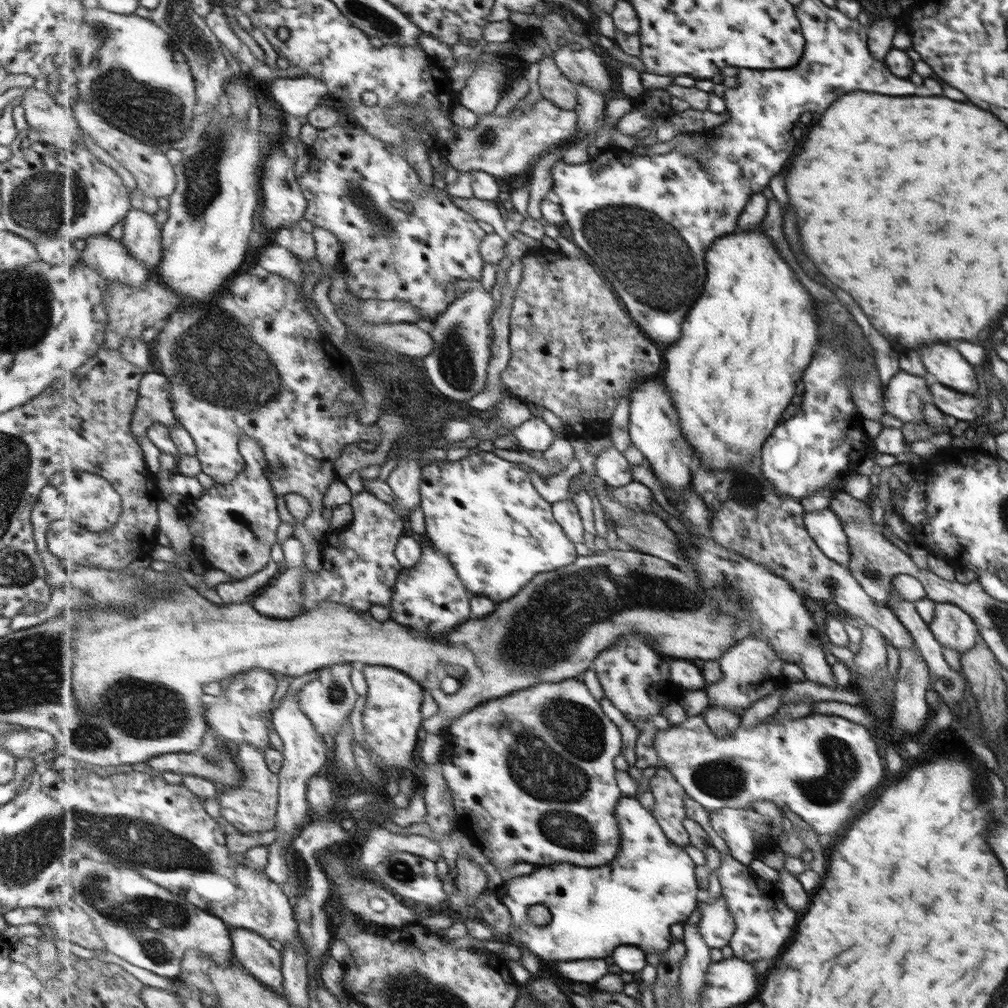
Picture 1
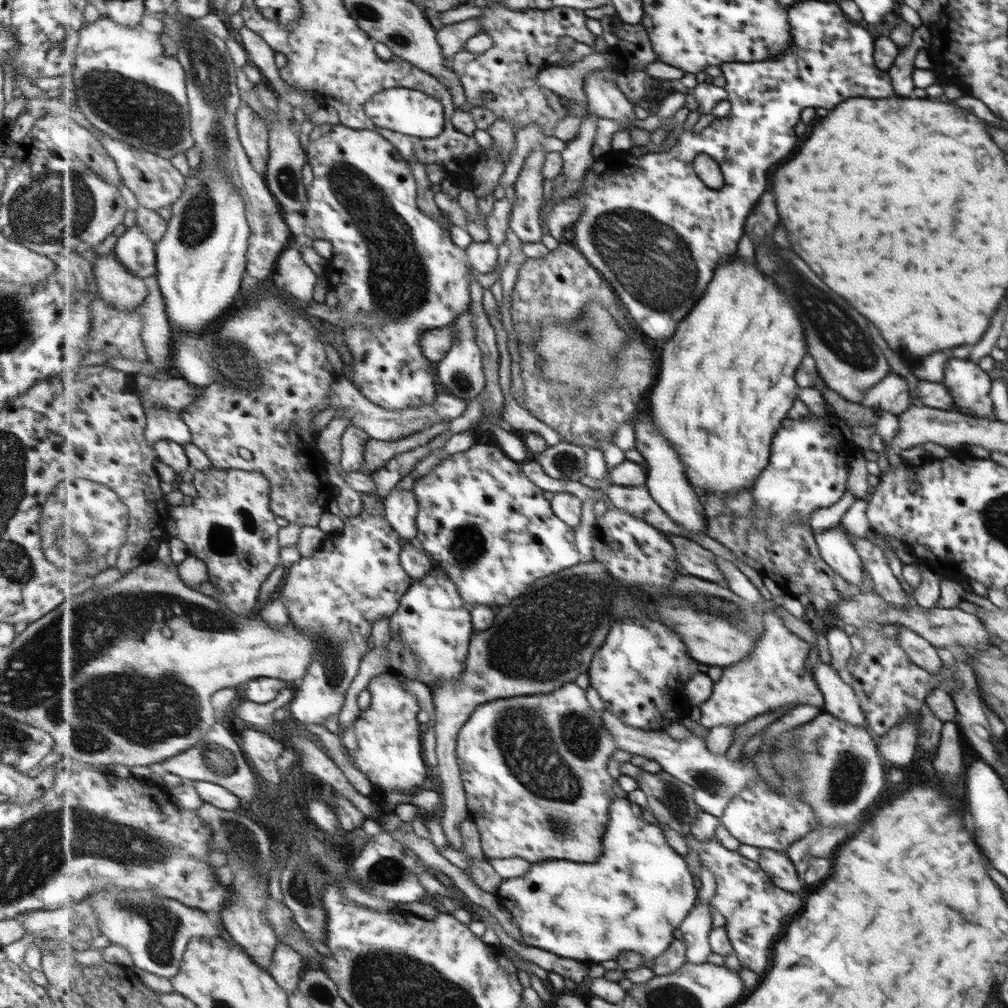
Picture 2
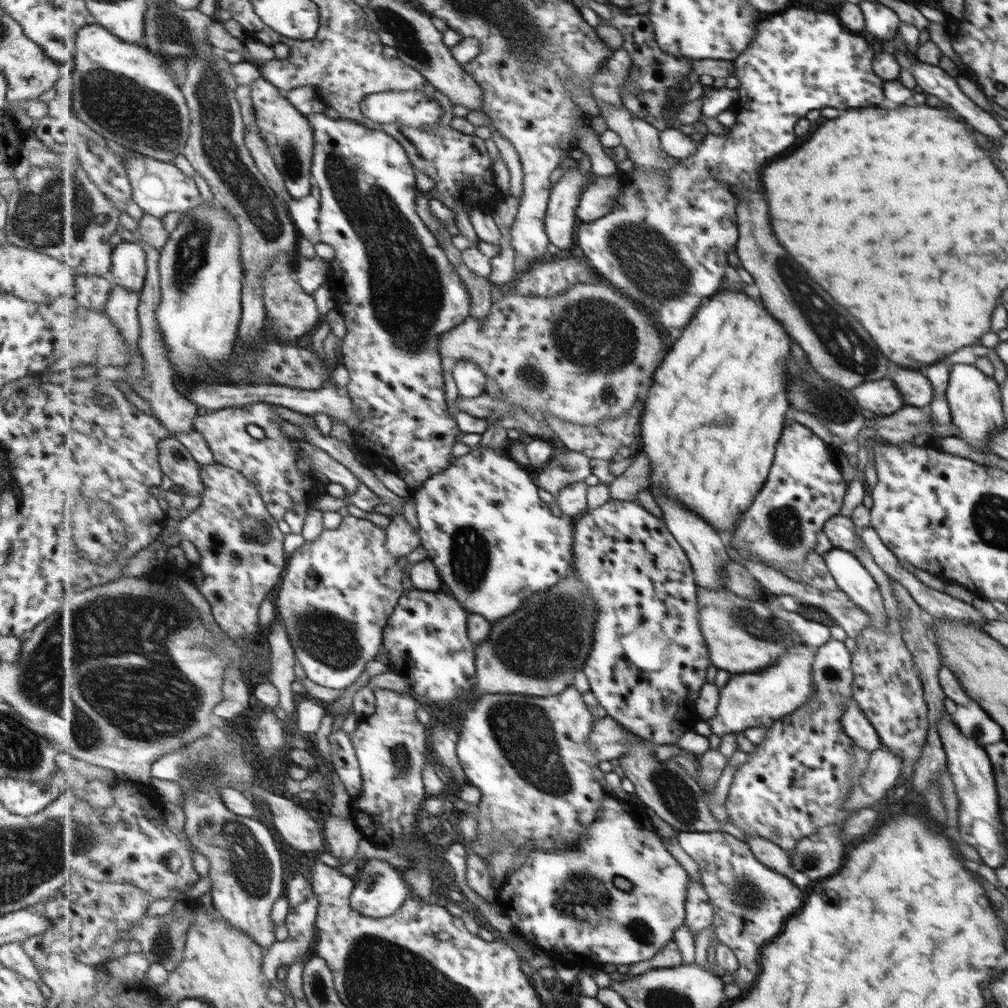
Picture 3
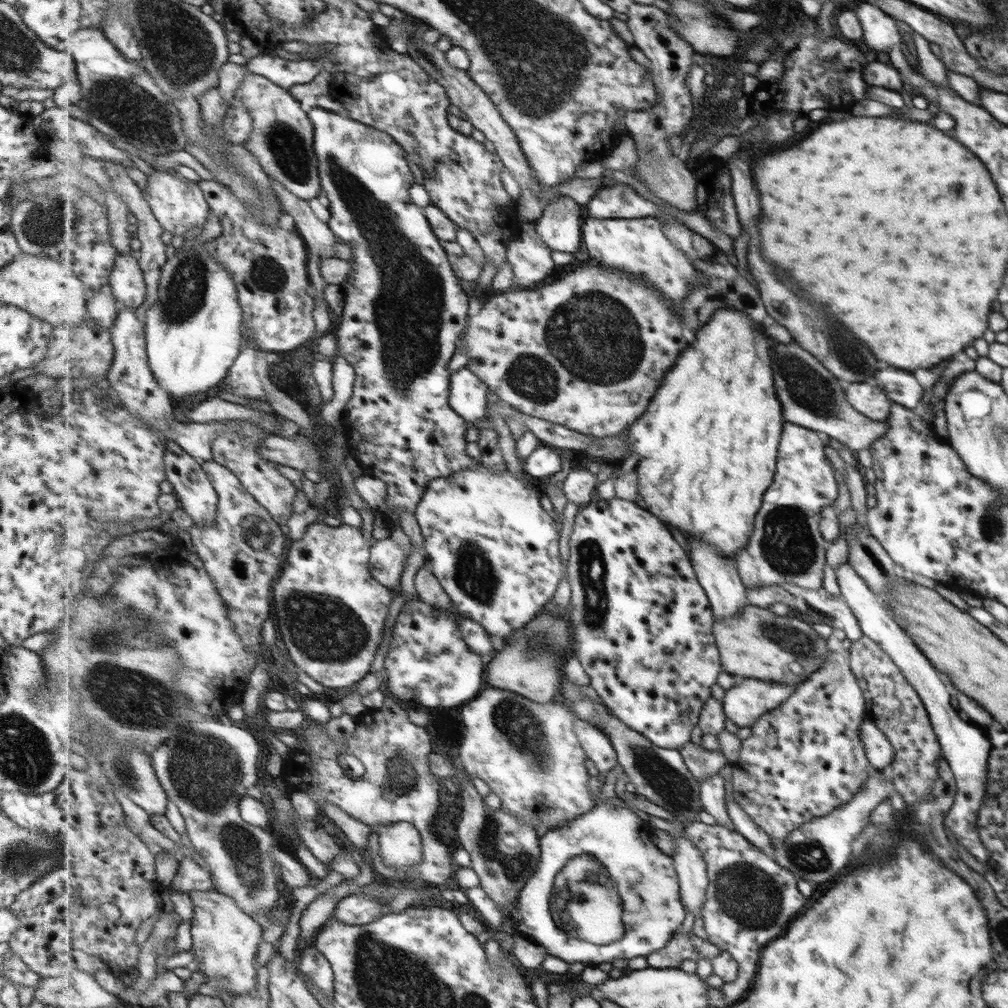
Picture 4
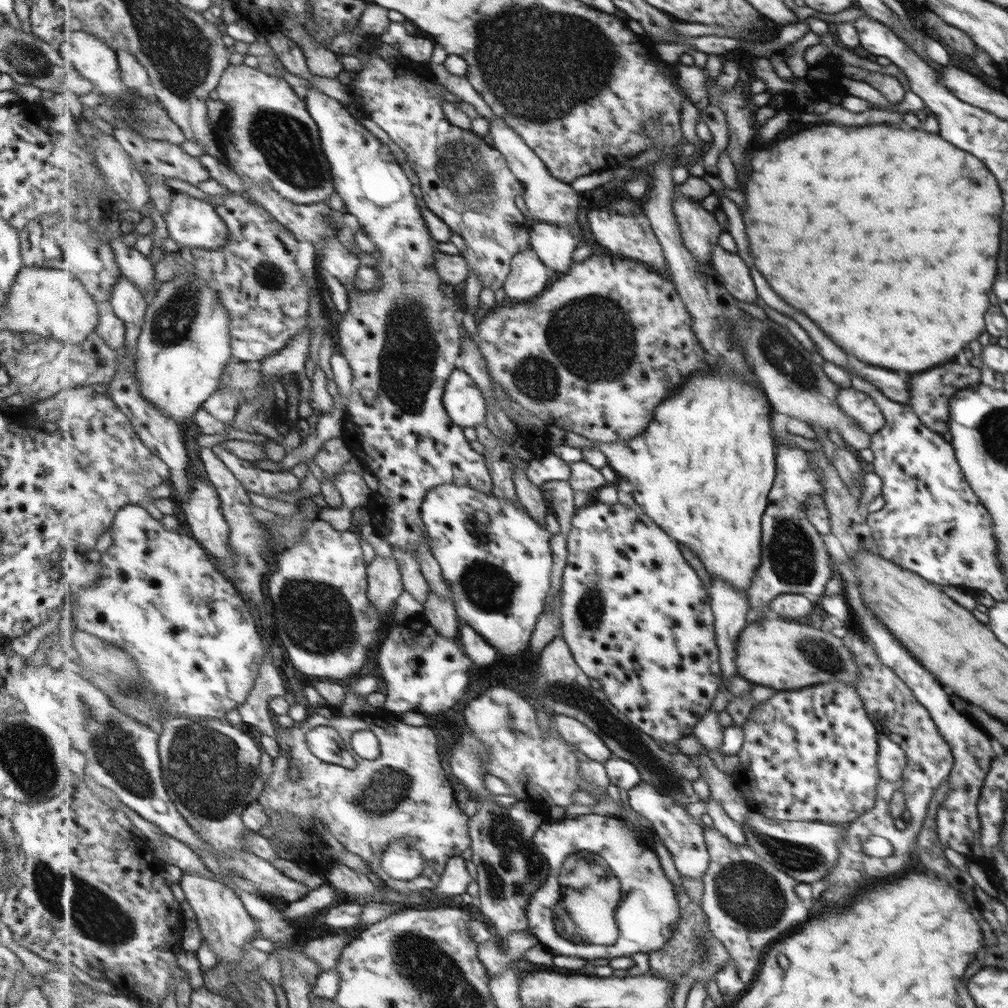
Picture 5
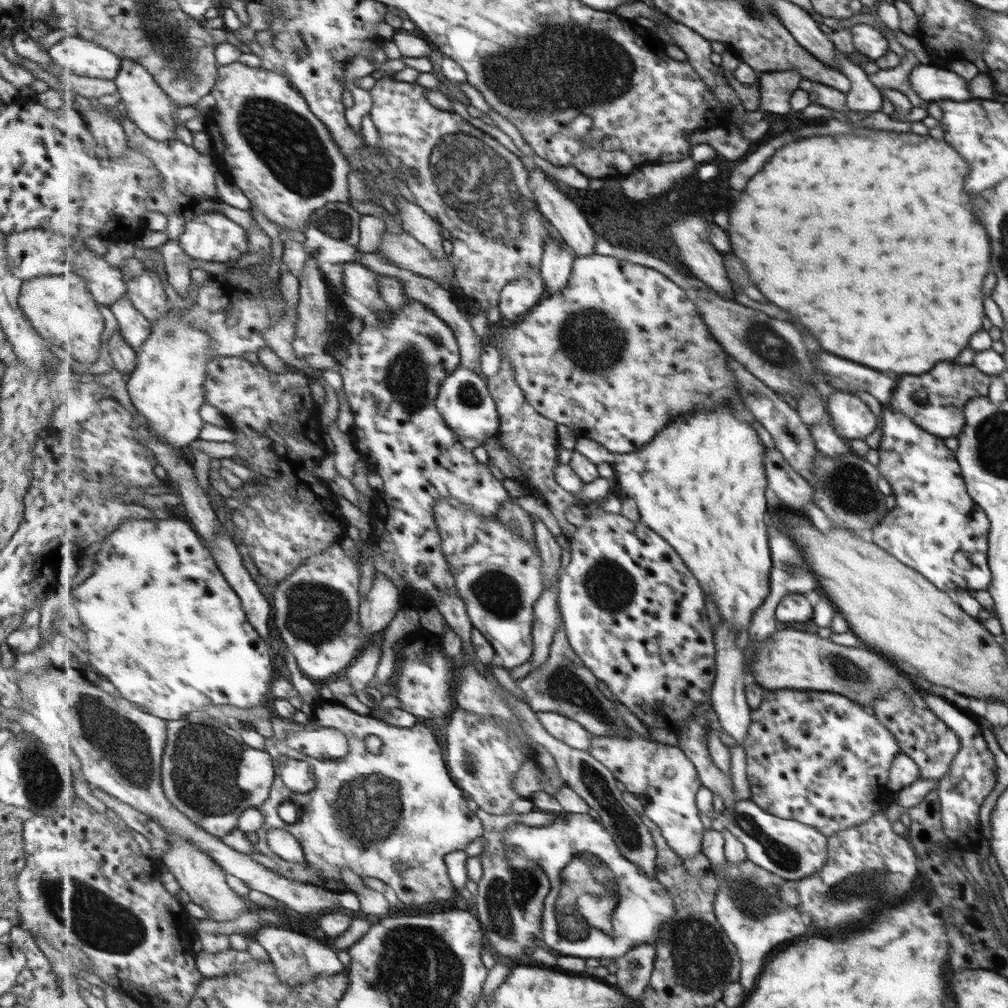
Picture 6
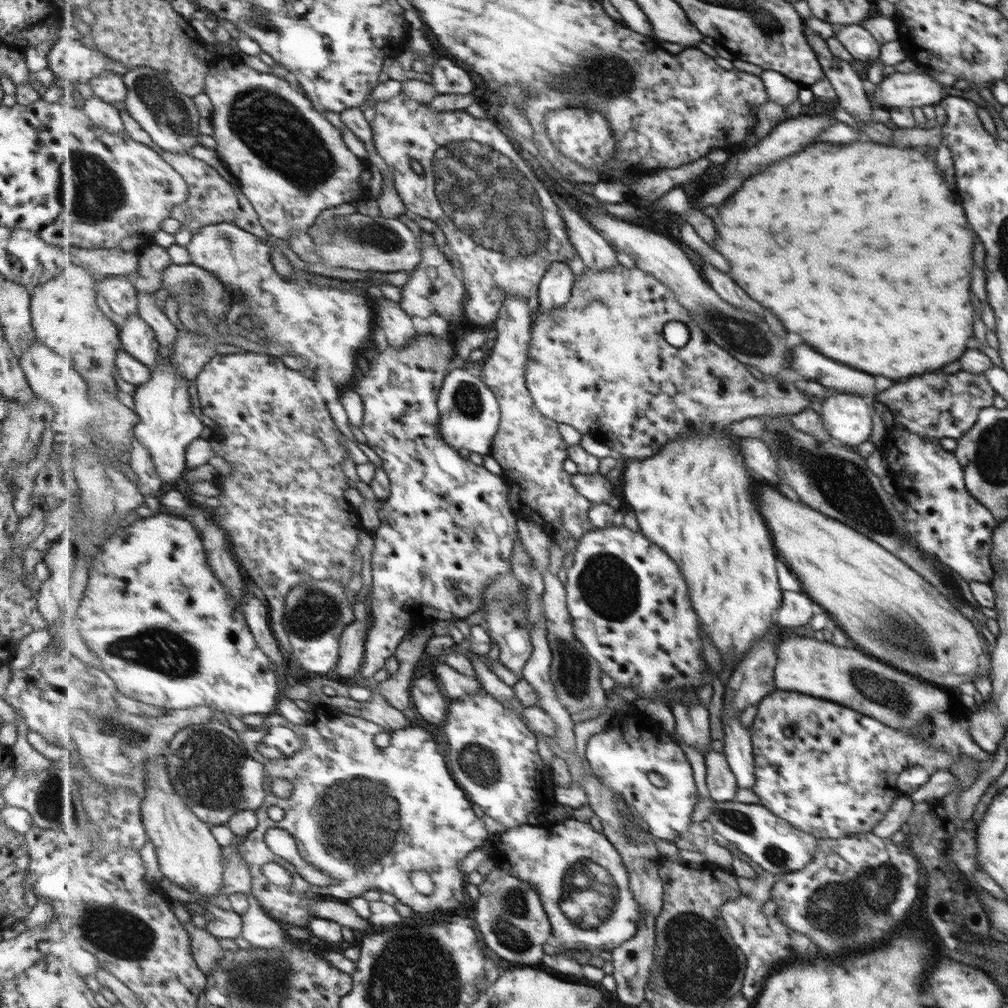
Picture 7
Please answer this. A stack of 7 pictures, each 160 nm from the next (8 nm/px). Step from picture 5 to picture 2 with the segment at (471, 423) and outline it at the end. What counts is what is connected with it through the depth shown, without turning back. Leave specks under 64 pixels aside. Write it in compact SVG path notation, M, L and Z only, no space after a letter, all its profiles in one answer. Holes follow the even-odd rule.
M464 312L452 325L456 328L456 341L454 347L447 353L443 360L436 363L436 373L440 384L449 390L450 395L459 396L463 400L471 400L481 396L486 388L485 372L483 372L483 352L475 340L475 327L473 314Z

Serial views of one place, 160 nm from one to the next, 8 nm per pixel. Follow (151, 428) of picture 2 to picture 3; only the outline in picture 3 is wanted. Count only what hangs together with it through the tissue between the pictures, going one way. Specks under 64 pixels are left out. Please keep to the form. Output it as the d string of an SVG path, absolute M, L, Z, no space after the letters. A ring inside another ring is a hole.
M137 237L146 249L148 273L146 276L146 284L143 287L138 308L140 320L142 322L142 340L140 340L141 350L146 360L146 376L140 380L139 385L135 385L134 391L147 402L153 412L153 416L161 421L161 424L169 430L169 437L176 437L181 432L191 432L194 428L195 418L202 412L195 402L189 402L184 394L181 394L175 384L173 384L173 376L176 371L172 367L172 362L168 357L165 343L162 339L162 330L157 322L156 312L161 302L162 286L160 283L160 258L161 253L151 243Z

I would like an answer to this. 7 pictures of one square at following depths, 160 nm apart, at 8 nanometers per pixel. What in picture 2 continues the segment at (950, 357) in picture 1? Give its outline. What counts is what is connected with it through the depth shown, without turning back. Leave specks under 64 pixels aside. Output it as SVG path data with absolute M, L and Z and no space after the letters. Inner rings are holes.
M951 358L945 364L941 384L954 398L954 408L963 414L975 417L991 414L989 378L984 370L965 359Z

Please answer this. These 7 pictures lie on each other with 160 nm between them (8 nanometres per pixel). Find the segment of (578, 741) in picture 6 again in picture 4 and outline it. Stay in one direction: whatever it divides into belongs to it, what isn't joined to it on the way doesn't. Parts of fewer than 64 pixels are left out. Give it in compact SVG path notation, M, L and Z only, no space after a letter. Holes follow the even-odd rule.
M581 719L575 721L574 731L582 747L586 749L588 758L595 763L599 772L607 774L617 766L618 752L605 731Z

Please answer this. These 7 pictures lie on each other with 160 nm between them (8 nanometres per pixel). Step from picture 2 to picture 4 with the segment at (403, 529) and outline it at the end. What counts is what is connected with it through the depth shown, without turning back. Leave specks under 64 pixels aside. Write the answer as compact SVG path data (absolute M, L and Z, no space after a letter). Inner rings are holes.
M393 534L372 545L370 565L374 577L383 586L398 591L405 564L407 564L407 553L393 539Z

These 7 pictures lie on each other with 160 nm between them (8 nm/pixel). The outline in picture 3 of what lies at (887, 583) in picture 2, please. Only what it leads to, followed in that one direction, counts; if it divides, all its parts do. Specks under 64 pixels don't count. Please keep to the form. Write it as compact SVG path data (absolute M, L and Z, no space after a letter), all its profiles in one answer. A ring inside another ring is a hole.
M833 515L822 528L825 537L835 548L846 549L853 554L857 549L865 547L857 537L850 517Z

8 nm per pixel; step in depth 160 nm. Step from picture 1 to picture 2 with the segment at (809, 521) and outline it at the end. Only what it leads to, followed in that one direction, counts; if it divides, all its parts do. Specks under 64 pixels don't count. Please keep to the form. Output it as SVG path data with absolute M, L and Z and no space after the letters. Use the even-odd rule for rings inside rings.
M840 526L813 534L821 557L839 576L843 577L853 587L859 587L863 582L862 561L849 541L848 534Z

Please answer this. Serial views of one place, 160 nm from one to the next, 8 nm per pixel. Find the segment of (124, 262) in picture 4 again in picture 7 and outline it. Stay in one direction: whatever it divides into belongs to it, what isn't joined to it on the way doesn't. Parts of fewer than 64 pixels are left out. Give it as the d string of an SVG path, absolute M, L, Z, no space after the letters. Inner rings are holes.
M141 316L125 319L120 331L122 348L139 362L155 367L160 358L161 344L154 328Z

